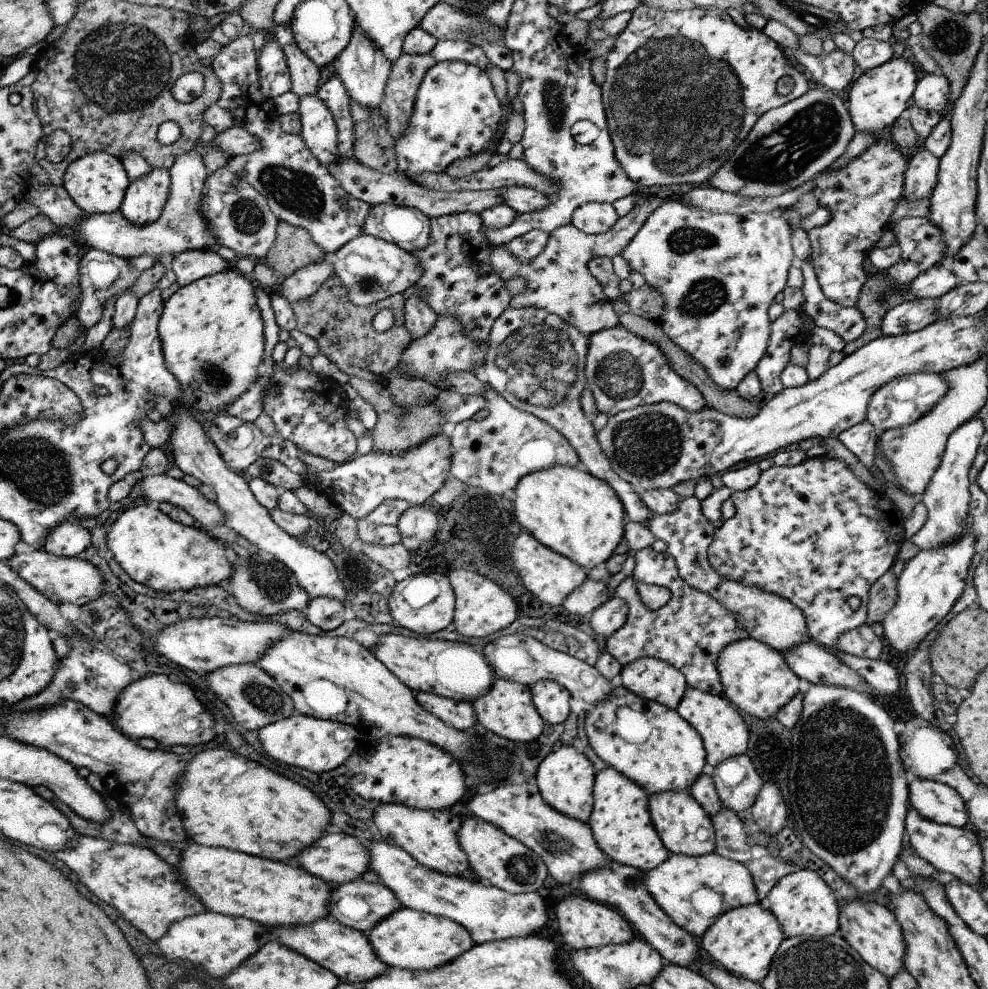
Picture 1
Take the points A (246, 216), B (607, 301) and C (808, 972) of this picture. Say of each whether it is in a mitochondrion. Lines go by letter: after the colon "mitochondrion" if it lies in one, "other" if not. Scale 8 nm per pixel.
A: mitochondrion
B: other
C: mitochondrion

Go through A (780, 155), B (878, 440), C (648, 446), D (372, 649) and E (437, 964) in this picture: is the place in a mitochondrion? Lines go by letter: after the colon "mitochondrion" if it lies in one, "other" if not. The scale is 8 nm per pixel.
A: mitochondrion
B: other
C: mitochondrion
D: other
E: other

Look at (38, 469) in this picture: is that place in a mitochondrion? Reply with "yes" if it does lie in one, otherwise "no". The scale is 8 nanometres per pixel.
yes

